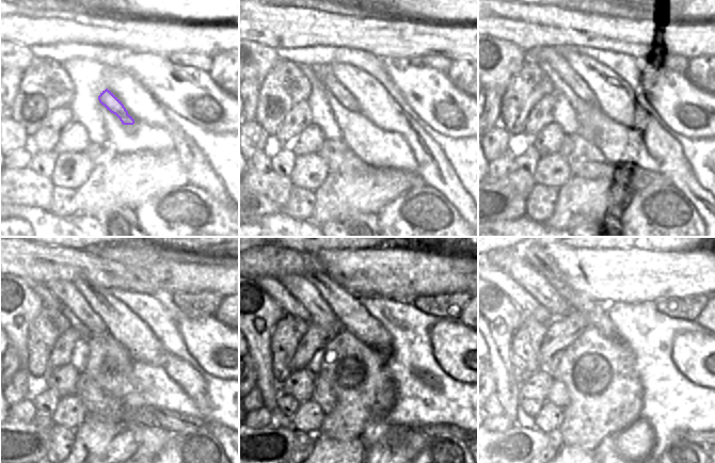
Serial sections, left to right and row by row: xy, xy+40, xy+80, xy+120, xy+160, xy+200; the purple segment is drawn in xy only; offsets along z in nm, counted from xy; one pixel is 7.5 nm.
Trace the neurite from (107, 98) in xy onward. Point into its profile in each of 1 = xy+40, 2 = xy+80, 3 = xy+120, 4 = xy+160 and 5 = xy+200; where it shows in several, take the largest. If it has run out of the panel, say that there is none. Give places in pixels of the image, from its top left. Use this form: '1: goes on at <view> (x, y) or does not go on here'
1: goes on at xy+40 (331, 83)
2: goes on at xy+80 (547, 54)
3: goes on at xy+120 (66, 292)
4: goes on at xy+160 (318, 307)
5: goes on at xy+200 (512, 260)

